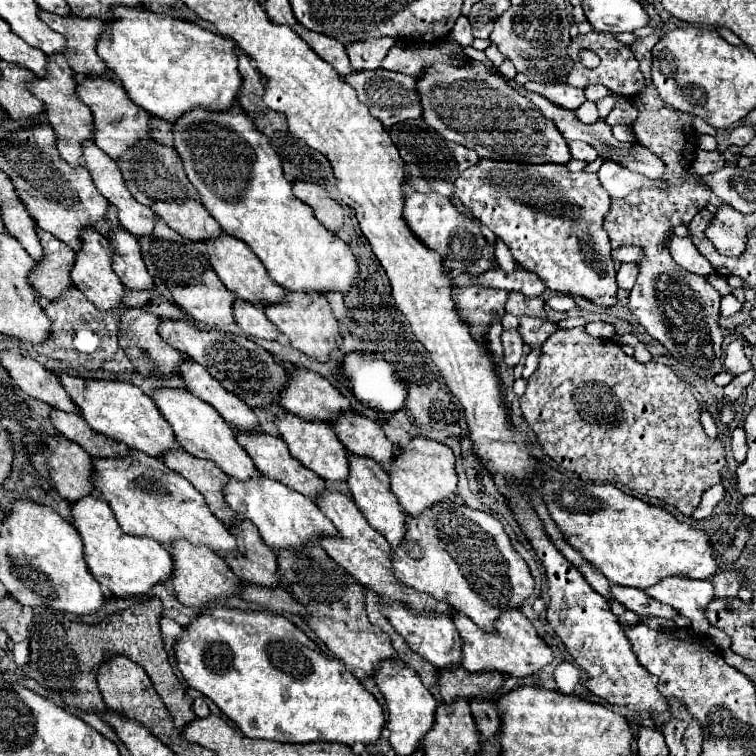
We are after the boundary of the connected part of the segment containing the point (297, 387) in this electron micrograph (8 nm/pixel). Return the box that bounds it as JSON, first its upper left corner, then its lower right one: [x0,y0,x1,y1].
[280,369,352,425]

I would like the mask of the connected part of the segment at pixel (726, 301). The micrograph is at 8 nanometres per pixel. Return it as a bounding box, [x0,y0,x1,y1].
[720,293,742,317]

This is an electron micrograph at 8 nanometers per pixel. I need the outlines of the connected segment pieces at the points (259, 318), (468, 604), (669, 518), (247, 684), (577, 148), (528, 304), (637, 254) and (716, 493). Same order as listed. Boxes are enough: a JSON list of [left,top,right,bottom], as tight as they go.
[[234,299,278,341],[392,497,534,633],[540,471,720,589],[176,609,386,745],[570,141,598,163],[506,291,546,317],[612,247,642,263],[692,483,726,519]]

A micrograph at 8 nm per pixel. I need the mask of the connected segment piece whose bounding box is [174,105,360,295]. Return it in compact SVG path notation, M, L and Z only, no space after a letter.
M240 105L224 113L214 113L206 109L194 109L174 123L174 147L184 163L190 183L196 187L204 207L220 223L224 233L244 241L264 263L268 275L282 285L286 291L296 293L318 293L326 295L338 291L342 295L350 293L354 281L360 275L360 267L348 247L340 237L330 233L318 223L312 209L294 197L292 185L284 179L280 159L270 147L270 141L254 127L252 119L244 113Z

